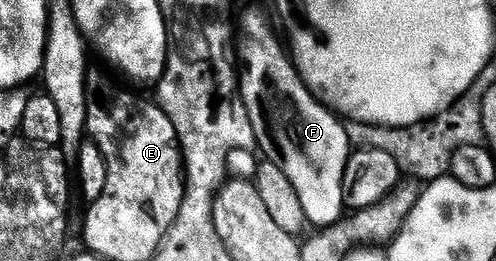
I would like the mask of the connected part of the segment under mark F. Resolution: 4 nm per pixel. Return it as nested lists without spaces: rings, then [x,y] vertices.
[[[255,16],[247,24],[247,37],[241,44],[241,75],[239,77],[239,93],[243,96],[245,110],[249,114],[249,122],[253,122],[255,131],[253,140],[264,152],[270,163],[278,164],[279,171],[293,186],[301,204],[301,216],[316,229],[322,230],[336,224],[345,215],[343,203],[343,179],[347,159],[353,151],[344,121],[331,109],[320,104],[315,95],[308,90],[305,82],[299,77],[294,63],[286,51],[275,45],[275,36],[267,29],[261,17]]]

